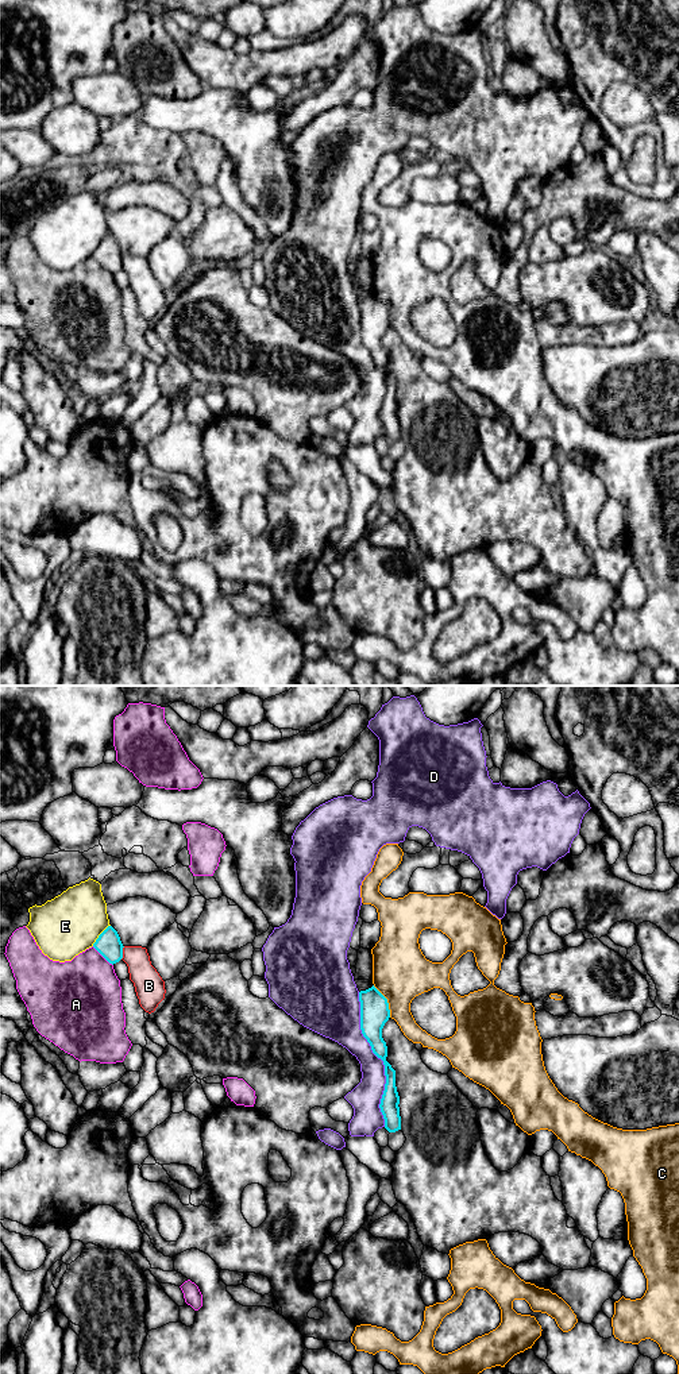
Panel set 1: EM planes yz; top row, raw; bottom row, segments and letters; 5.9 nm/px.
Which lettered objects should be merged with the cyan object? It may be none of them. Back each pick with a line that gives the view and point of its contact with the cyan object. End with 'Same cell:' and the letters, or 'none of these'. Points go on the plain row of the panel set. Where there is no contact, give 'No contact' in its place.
Same cell: none of these

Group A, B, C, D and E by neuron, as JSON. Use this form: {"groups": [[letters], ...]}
{"groups": [["A"], ["B"], ["C"], ["D"], ["E"]]}

